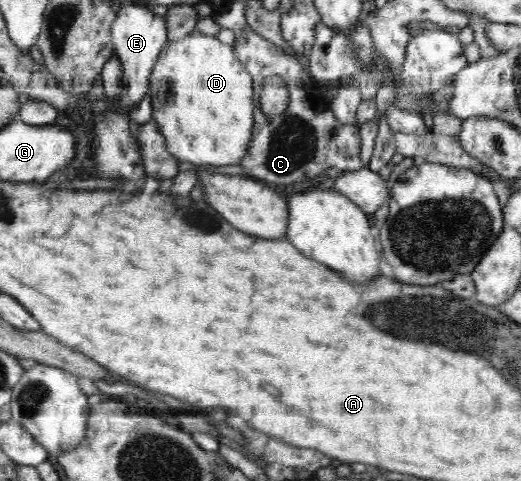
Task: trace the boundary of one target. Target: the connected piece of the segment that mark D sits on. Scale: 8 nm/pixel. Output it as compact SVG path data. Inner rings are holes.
M191 32L190 35L183 36L182 39L168 41L162 48L161 54L158 55L157 61L154 63L153 71L149 78L149 89L147 91L151 104L153 104L153 122L157 124L158 130L165 138L167 149L177 158L184 162L199 166L201 164L225 166L238 165L242 160L242 156L246 154L249 147L250 136L252 135L252 127L254 124L254 106L252 101L252 77L247 73L245 67L237 59L235 45L227 45L221 43L217 36L204 35L203 32Z

